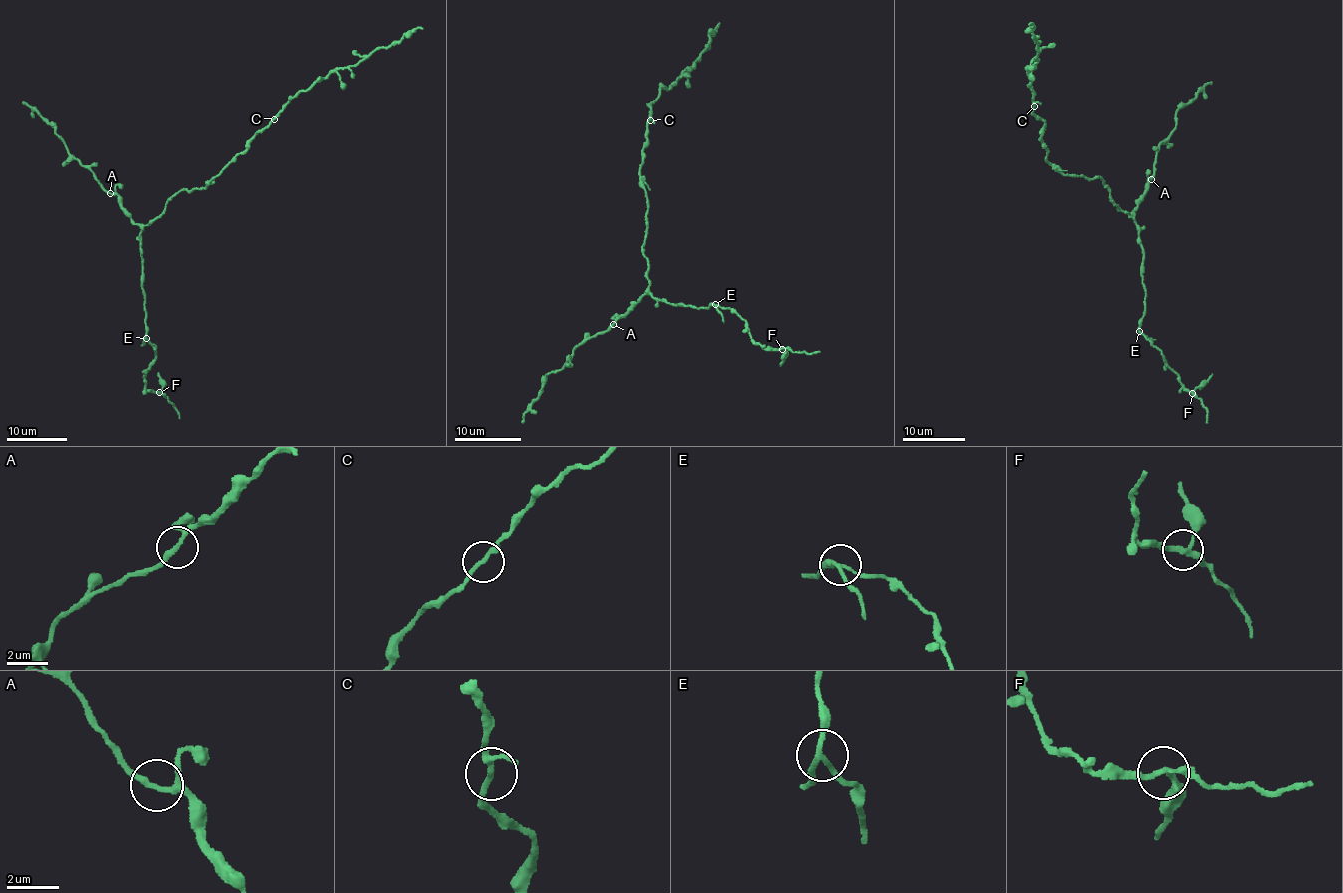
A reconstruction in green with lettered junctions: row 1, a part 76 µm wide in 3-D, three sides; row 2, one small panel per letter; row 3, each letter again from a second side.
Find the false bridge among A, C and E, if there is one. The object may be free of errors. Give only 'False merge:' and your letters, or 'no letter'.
False merge: E

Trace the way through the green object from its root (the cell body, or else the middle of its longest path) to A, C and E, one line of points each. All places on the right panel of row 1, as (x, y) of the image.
A: (1091, 179), (1101, 177), (1116, 205), (1128, 213), (1135, 211), (1151, 179)
C: (1091, 179), (1061, 174), (1048, 162), (1040, 136), (1044, 124), (1036, 117), (1034, 106)
E: (1091, 179), (1101, 177), (1110, 197), (1129, 213), (1138, 228), (1146, 291), (1140, 331)

